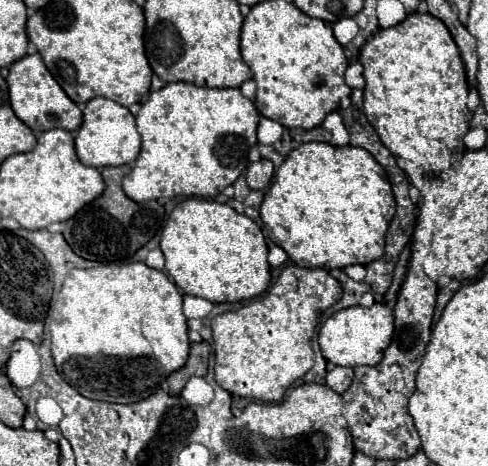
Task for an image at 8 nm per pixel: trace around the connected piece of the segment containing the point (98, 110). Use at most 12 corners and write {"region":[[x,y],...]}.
{"region":[[109,98],[85,106],[75,136],[87,166],[135,162],[135,116]]}

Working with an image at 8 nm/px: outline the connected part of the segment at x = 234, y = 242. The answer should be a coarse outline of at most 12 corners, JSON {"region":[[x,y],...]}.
{"region":[[203,198],[160,235],[165,272],[212,303],[268,288],[261,229]]}

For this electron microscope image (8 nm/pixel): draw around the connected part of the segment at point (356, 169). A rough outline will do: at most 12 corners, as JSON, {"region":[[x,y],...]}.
{"region":[[297,146],[261,216],[301,268],[369,264],[395,198],[363,148]]}

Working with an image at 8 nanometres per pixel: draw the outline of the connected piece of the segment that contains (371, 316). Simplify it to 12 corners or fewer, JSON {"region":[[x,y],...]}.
{"region":[[375,302],[327,318],[319,346],[333,364],[377,366],[393,310]]}

